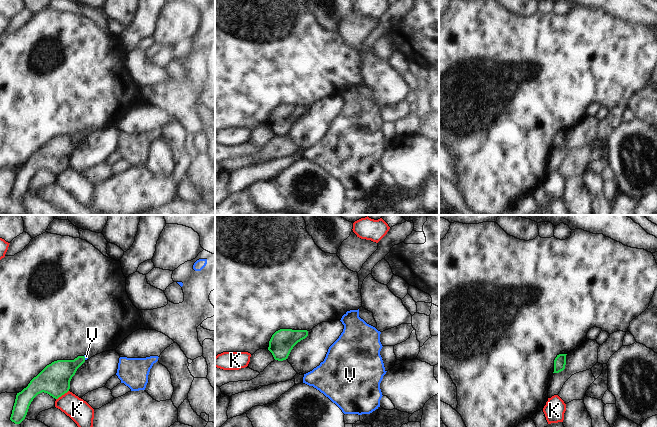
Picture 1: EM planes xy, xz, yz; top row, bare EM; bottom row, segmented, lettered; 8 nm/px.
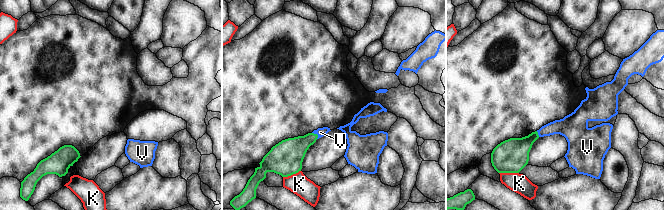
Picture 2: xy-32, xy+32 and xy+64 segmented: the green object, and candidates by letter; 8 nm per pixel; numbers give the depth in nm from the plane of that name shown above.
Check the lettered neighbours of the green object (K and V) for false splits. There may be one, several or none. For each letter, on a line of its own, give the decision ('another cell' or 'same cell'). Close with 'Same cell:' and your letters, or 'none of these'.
K: another cell
V: same cell
Same cell: V

